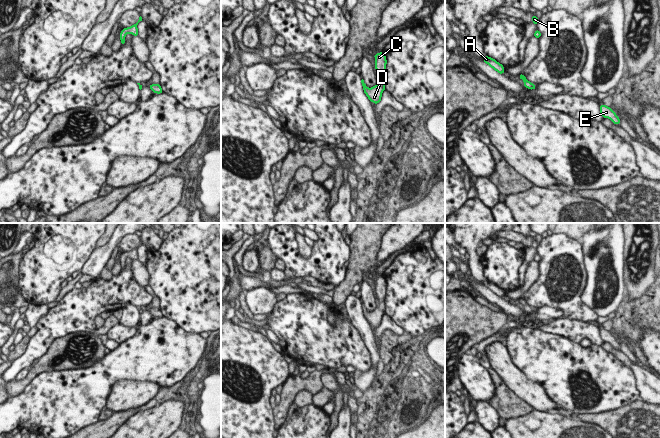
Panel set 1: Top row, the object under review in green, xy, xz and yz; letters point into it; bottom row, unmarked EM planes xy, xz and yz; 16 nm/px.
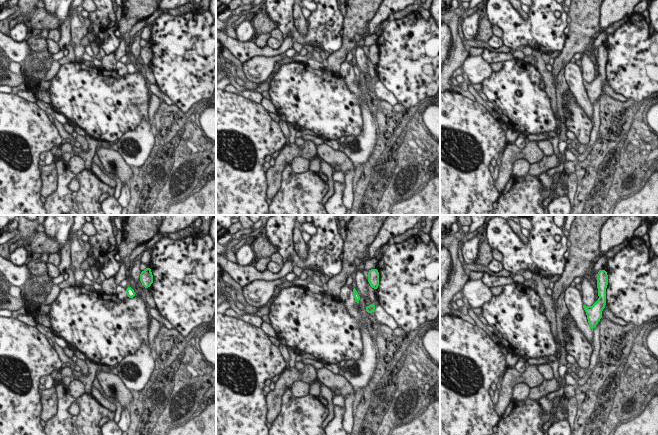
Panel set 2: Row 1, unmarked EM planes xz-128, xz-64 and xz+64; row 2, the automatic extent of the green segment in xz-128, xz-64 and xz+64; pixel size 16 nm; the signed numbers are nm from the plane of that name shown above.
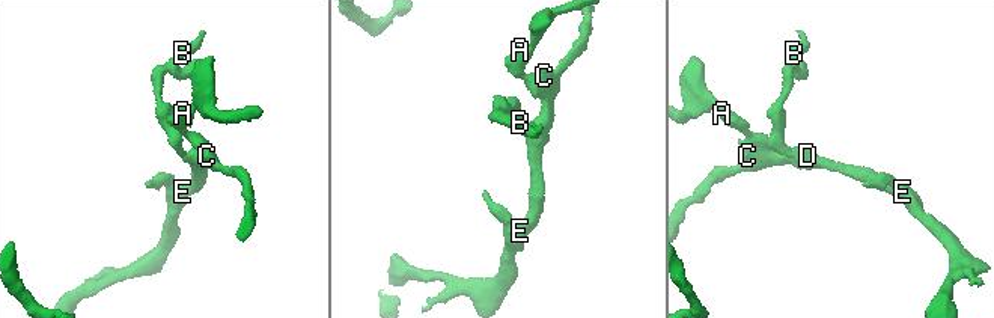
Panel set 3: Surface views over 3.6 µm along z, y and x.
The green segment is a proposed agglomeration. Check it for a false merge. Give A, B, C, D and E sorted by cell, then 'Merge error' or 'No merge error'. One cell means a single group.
Groups: A B C D E. No merge error.

